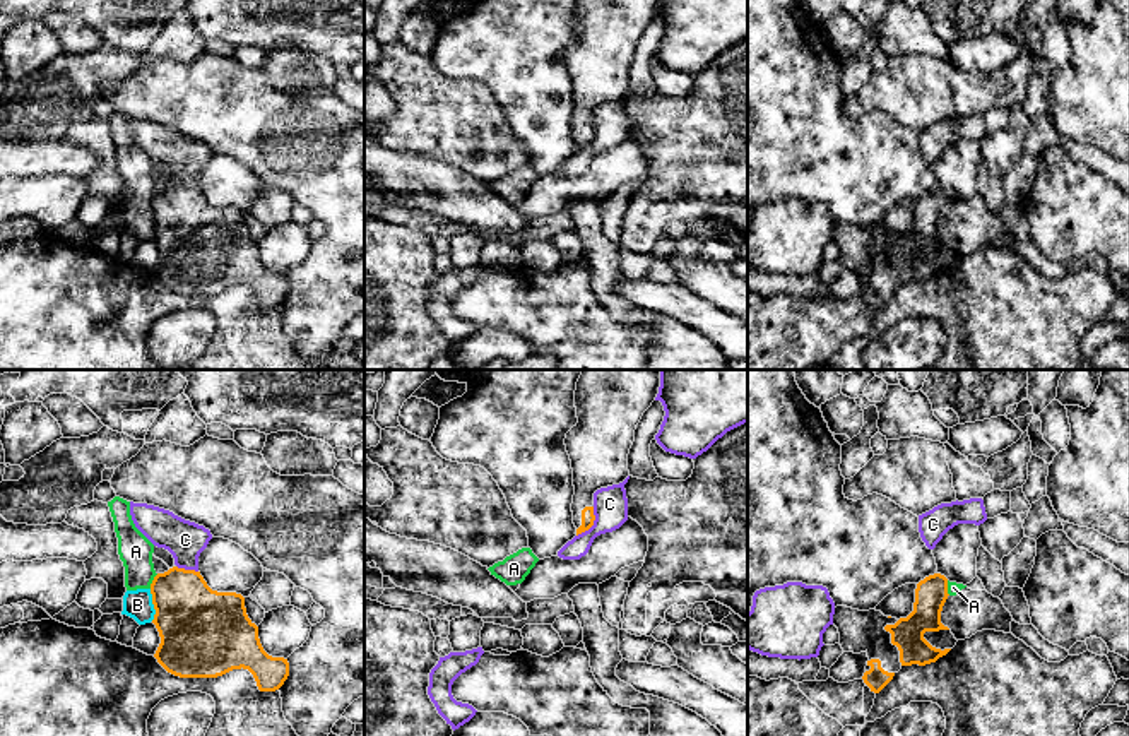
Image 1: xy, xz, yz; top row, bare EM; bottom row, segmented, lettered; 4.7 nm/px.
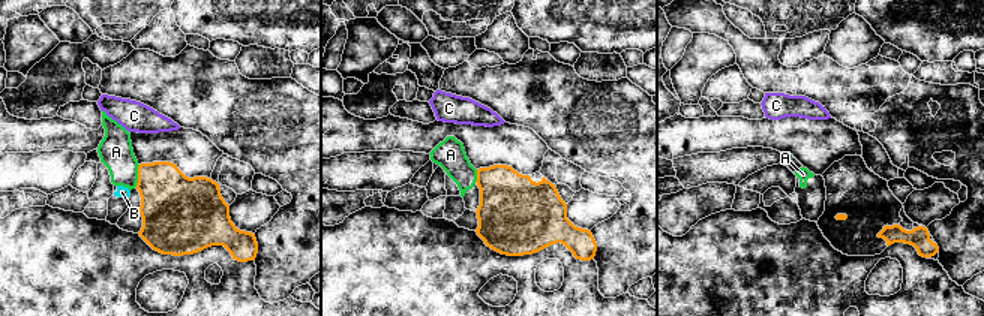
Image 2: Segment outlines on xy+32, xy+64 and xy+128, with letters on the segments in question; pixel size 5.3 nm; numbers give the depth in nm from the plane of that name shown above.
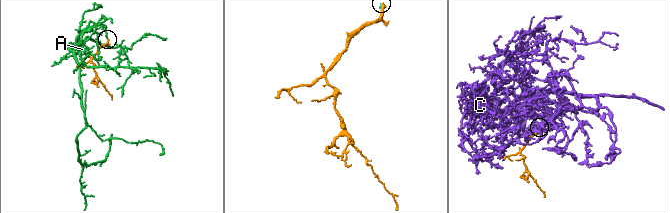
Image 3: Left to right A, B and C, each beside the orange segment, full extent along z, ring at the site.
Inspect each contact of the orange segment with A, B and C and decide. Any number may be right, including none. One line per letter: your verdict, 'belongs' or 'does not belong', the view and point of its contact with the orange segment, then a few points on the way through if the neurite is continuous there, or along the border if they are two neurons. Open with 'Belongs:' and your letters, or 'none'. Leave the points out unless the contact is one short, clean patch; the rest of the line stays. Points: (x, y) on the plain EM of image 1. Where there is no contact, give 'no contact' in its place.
Belongs: none
A: does not belong | xy (153, 197) | along xy (158, 190), (149, 204)
B: does not belong | xy (153, 219)
C: does not belong | xz (592, 141) | along xz (594, 124), (594, 139), (577, 153)

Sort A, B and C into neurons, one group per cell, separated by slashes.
A B / C

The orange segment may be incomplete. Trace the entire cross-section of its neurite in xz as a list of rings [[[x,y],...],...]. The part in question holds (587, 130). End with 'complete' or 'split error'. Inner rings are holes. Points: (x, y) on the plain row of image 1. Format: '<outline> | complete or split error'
[[[576,0],[578,39],[564,62],[573,86],[573,140],[576,152],[594,142],[594,110],[623,99],[628,70],[643,29],[652,22],[660,0]]] | split error

